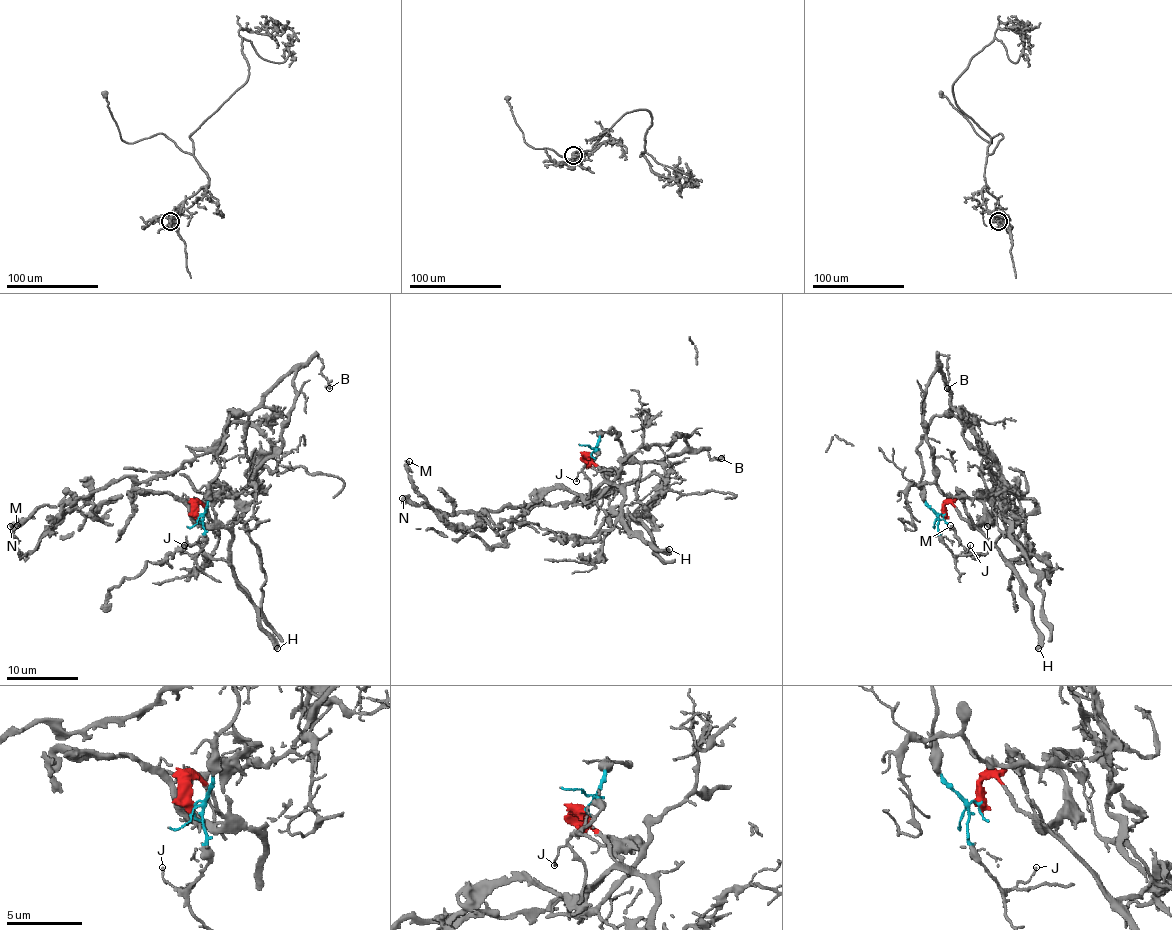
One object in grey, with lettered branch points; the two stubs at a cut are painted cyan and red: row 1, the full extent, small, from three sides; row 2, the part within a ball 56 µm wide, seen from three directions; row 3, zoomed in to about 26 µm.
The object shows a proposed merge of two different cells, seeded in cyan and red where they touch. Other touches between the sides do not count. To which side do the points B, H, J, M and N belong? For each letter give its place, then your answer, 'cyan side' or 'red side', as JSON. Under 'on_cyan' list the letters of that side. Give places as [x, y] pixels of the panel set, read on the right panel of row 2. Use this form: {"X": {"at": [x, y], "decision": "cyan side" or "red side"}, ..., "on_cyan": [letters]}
{"B": {"at": [947, 388], "decision": "cyan side"}, "H": {"at": [1038, 648], "decision": "red side"}, "J": {"at": [970, 545], "decision": "cyan side"}, "M": {"at": [950, 525], "decision": "red side"}, "N": {"at": [987, 526], "decision": "red side"}, "on_cyan": ["B", "J"]}

